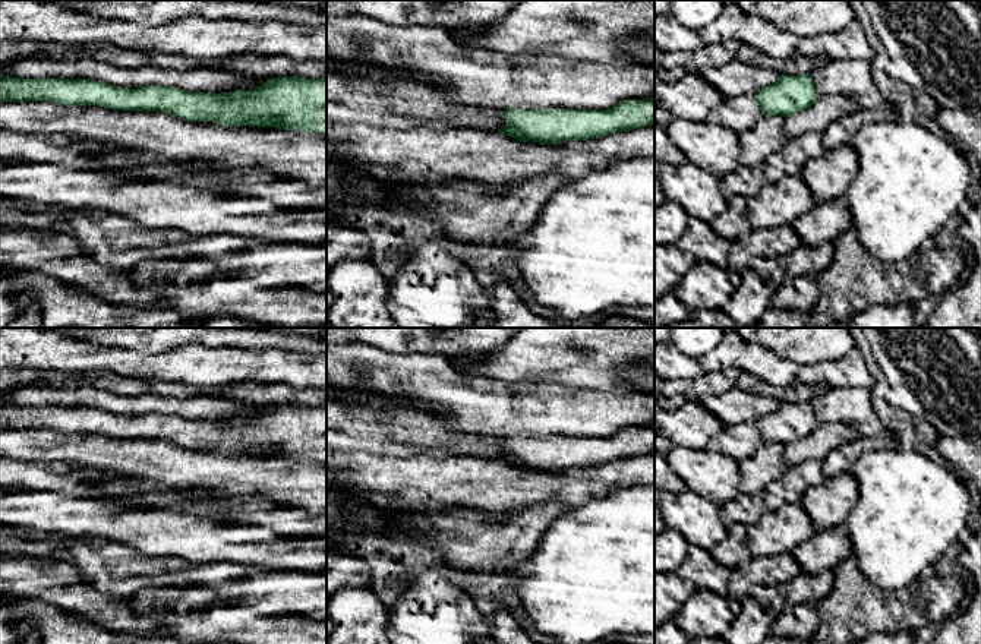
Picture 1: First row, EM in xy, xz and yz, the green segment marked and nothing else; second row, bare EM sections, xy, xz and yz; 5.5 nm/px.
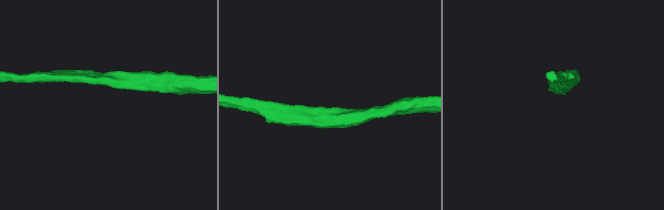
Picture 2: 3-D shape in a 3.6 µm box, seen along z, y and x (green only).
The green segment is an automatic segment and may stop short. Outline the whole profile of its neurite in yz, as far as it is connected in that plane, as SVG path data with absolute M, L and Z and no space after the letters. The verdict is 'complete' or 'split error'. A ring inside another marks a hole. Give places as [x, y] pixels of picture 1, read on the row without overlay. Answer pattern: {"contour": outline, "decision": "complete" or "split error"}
{"contour": "M810 401L780 402L779 407L756 424L764 443L788 445L810 436L817 427L817 417Z", "decision": "complete"}

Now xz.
{"contour": "M654 424L627 427L608 438L521 438L507 435L507 454L498 457L520 470L562 473L654 452Z", "decision": "complete"}

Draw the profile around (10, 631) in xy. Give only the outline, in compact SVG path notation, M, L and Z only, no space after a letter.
M0 606L0 644L19 644L25 635L20 621L25 613L6 610Z

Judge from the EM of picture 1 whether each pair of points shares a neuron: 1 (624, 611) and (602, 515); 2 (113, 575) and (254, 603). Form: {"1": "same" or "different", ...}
{"1": "same", "2": "same"}

